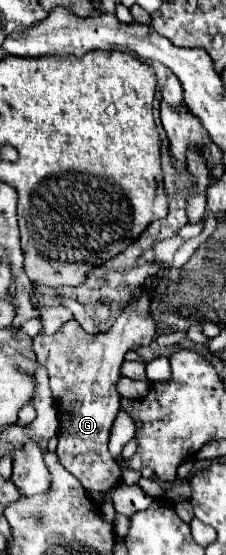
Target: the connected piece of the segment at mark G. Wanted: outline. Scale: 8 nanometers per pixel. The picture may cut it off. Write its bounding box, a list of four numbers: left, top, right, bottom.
[33,290,155,490]

